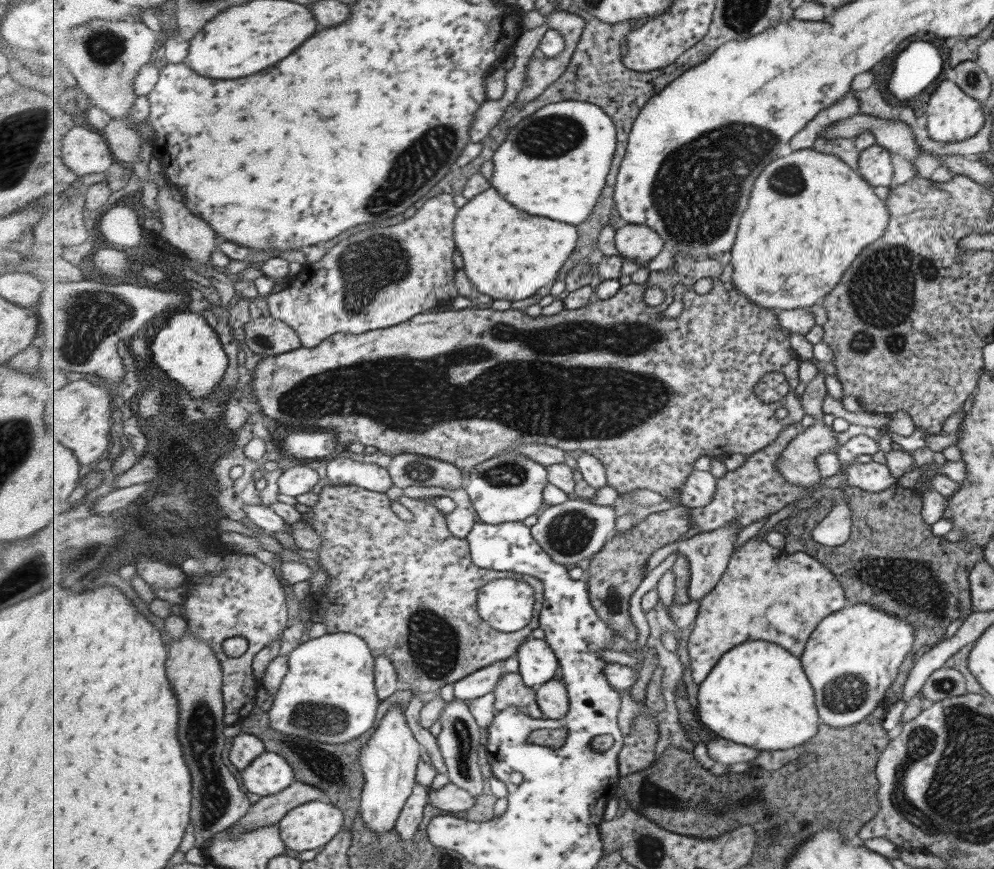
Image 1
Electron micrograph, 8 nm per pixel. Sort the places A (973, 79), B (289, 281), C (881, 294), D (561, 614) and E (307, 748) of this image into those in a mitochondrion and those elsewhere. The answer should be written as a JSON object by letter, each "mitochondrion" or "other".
{"A":"mitochondrion","B":"other","C":"mitochondrion","D":"other","E":"mitochondrion"}

